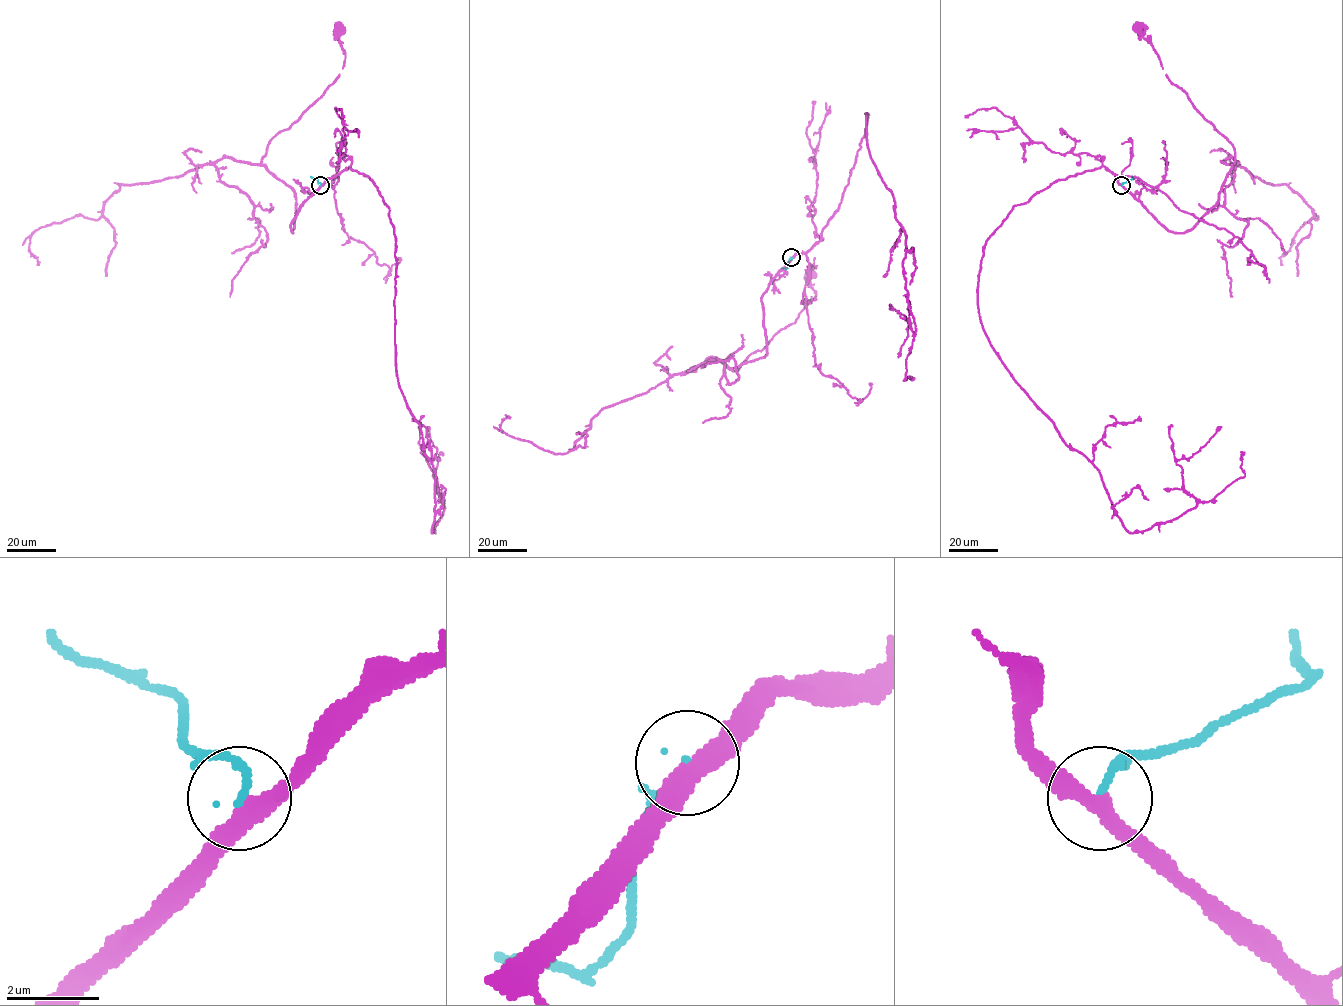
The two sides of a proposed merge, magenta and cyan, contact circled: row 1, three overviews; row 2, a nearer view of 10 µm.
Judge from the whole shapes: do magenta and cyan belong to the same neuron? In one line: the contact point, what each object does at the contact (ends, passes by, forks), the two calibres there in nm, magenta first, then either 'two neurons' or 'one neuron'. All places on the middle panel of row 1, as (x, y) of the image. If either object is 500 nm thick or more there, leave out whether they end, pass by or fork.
place (791, 257); magenta passes by; cyan ends; calibres 360 and 170 nm; two neurons

